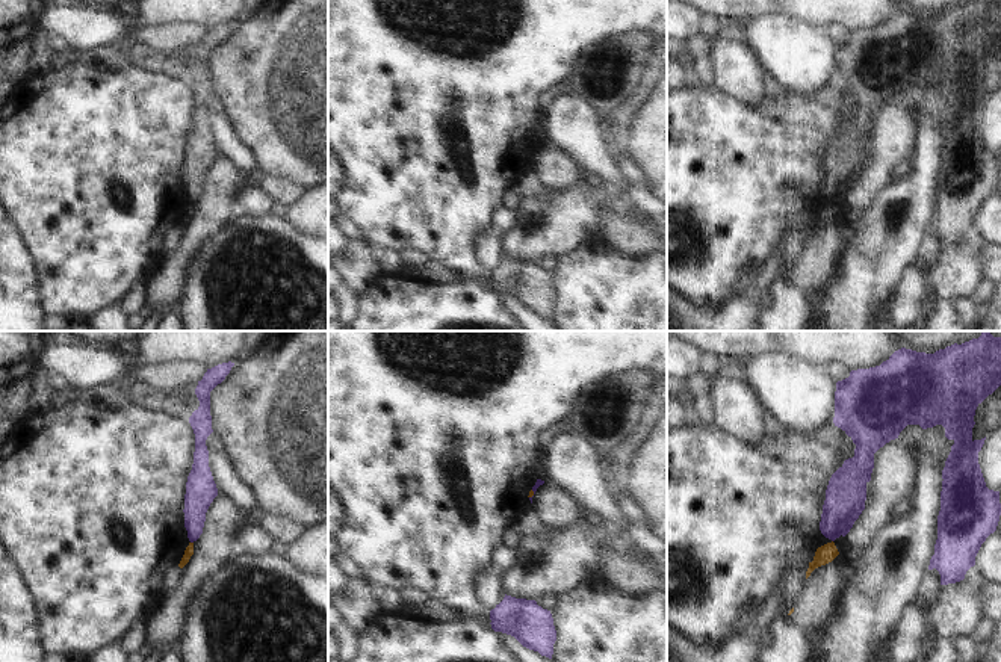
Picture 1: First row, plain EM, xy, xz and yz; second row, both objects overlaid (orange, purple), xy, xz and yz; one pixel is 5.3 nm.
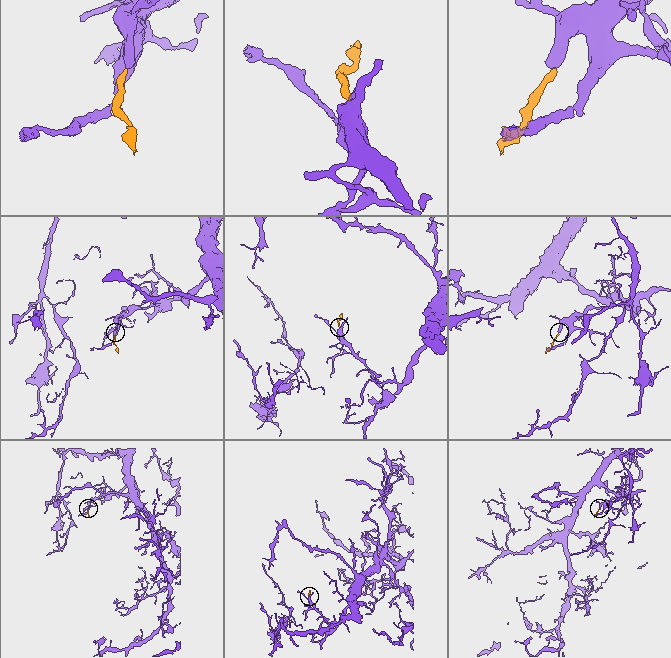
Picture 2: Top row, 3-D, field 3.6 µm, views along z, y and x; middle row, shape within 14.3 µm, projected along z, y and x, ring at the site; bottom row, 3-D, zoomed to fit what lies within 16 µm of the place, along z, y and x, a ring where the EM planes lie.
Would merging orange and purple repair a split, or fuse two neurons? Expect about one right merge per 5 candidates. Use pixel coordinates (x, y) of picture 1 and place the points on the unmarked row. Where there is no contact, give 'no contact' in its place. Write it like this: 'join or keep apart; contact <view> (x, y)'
keep apart; contact xz (533, 156)

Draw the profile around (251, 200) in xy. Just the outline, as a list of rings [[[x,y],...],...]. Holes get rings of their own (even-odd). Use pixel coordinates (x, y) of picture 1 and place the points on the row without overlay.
[[[249,181],[233,203],[233,216],[269,215],[272,200],[256,181]]]

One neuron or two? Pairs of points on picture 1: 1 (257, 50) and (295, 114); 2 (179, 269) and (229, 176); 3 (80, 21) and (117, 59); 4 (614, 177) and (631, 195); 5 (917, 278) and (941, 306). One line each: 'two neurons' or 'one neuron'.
1: one neuron
2: one neuron
3: two neurons
4: two neurons
5: two neurons

